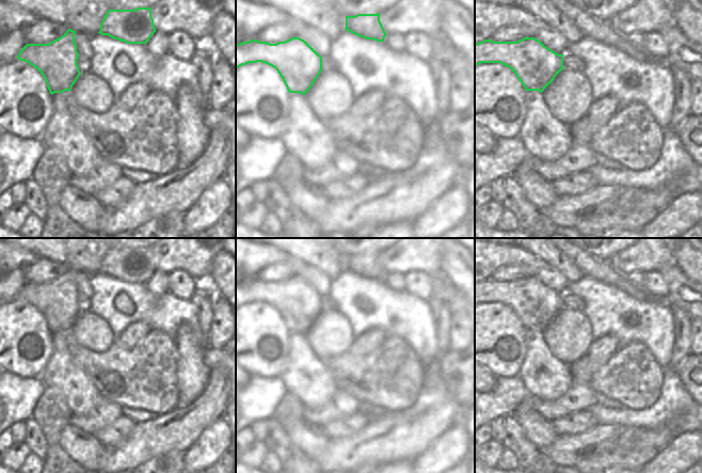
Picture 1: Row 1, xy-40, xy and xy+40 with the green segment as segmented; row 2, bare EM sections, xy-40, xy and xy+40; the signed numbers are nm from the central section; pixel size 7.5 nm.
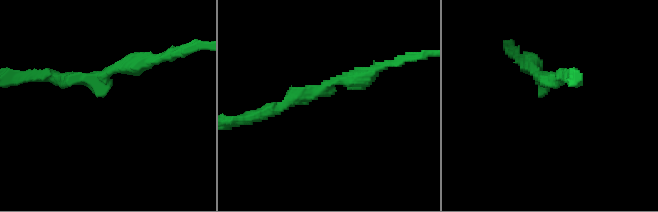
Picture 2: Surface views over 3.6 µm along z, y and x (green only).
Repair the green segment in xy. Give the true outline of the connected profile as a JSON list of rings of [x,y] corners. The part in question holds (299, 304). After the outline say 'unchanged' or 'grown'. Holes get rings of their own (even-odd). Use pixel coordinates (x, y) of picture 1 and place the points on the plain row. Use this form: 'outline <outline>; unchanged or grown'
outline [[[291,277],[285,281],[270,283],[251,279],[236,283],[236,309],[249,302],[266,302],[274,306],[289,332],[305,334],[322,311],[322,296],[304,279]]]; unchanged

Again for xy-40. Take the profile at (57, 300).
outline [[[68,268],[48,283],[27,283],[17,295],[43,314],[51,334],[70,330],[81,314],[75,273],[76,270]]]; unchanged

